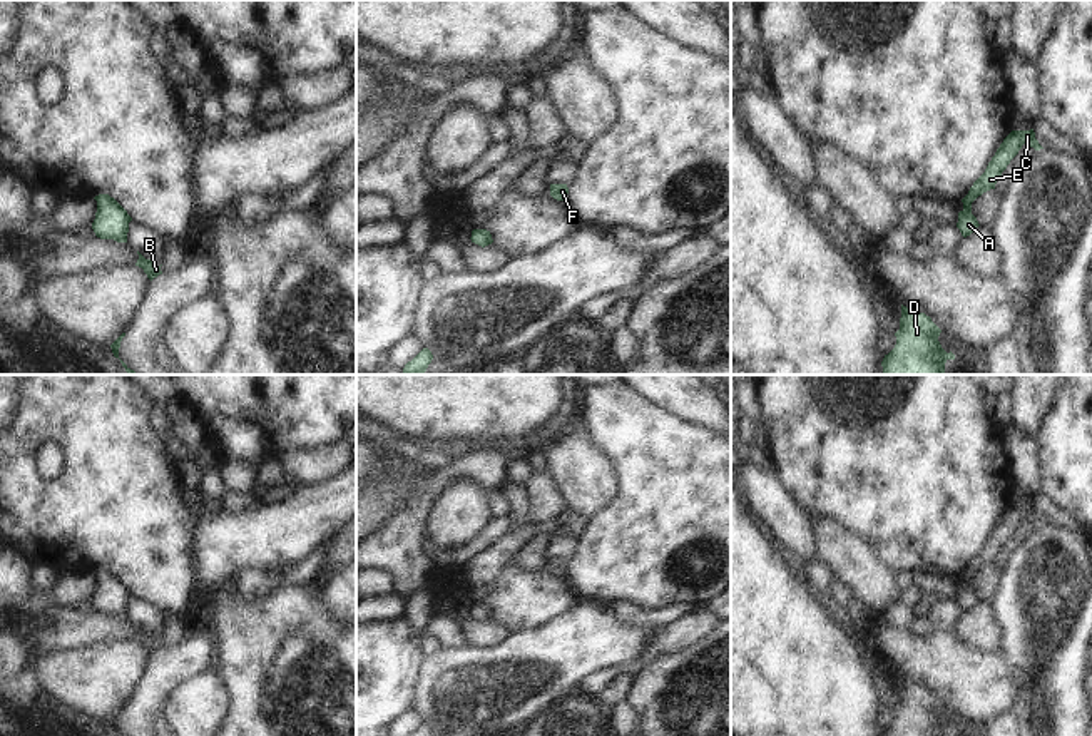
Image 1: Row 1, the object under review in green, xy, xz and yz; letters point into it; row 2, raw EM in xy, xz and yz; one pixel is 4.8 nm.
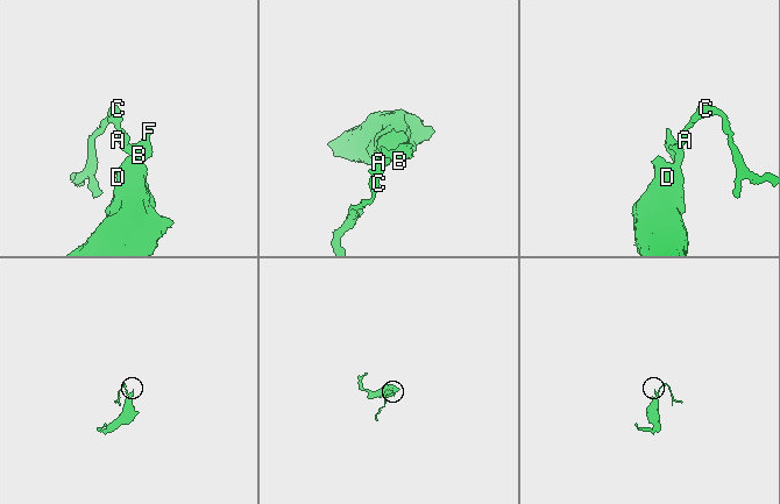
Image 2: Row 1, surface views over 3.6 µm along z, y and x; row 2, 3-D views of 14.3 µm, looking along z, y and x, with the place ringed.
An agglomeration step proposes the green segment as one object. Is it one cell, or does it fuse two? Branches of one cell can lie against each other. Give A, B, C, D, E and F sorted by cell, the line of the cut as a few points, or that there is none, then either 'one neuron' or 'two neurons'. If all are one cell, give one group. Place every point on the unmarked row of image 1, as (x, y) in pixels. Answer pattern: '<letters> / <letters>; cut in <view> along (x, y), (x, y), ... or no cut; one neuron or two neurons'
A B C D E F; no cut; one neuron

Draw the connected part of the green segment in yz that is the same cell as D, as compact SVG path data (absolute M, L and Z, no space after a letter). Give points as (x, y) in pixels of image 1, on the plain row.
M901 679L900 704L895 708L896 719L883 736L947 736L955 729L947 728L940 716L941 704L930 691Z

